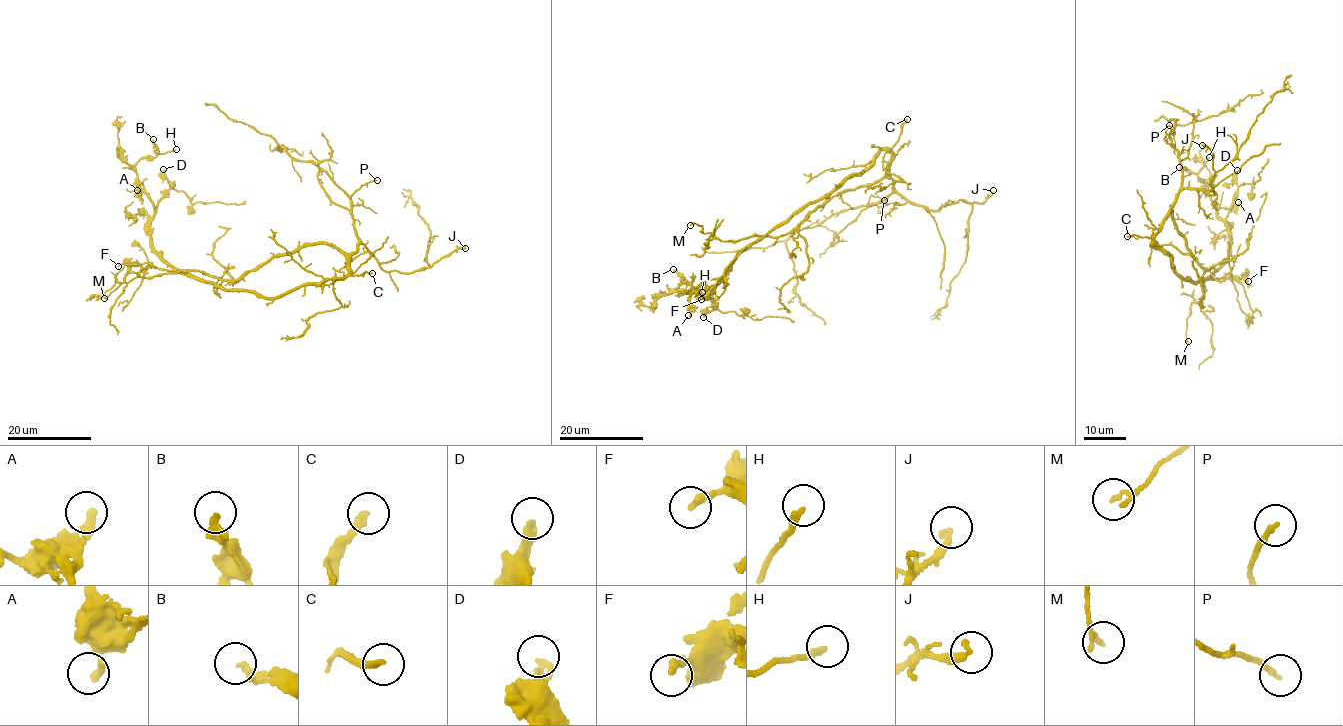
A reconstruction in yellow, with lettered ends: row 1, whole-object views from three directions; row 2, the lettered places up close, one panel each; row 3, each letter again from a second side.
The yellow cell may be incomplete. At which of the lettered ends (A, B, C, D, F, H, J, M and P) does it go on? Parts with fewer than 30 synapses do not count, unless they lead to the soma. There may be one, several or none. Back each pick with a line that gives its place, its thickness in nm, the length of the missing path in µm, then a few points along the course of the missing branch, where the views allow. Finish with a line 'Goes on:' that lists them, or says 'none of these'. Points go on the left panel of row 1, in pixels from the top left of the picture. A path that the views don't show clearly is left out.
C: place (372, 273); calibre 240 nm; missing 200 µm; course (372, 273), (398, 286), (426, 252), (318, 282), (297, 308), (300, 342), (339, 330), (441, 255), (457, 257)
Goes on: C

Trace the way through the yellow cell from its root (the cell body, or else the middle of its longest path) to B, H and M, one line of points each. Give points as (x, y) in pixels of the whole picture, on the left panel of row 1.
B: (323, 281), (265, 298), (229, 290), (168, 263), (150, 245), (154, 206), (135, 168), (155, 156), (153, 139)
H: (323, 281), (265, 298), (229, 290), (168, 263), (150, 245), (154, 206), (135, 164), (176, 149)
M: (323, 281), (348, 273), (346, 256), (305, 243), (226, 281), (184, 270), (146, 277), (130, 273), (104, 298)

